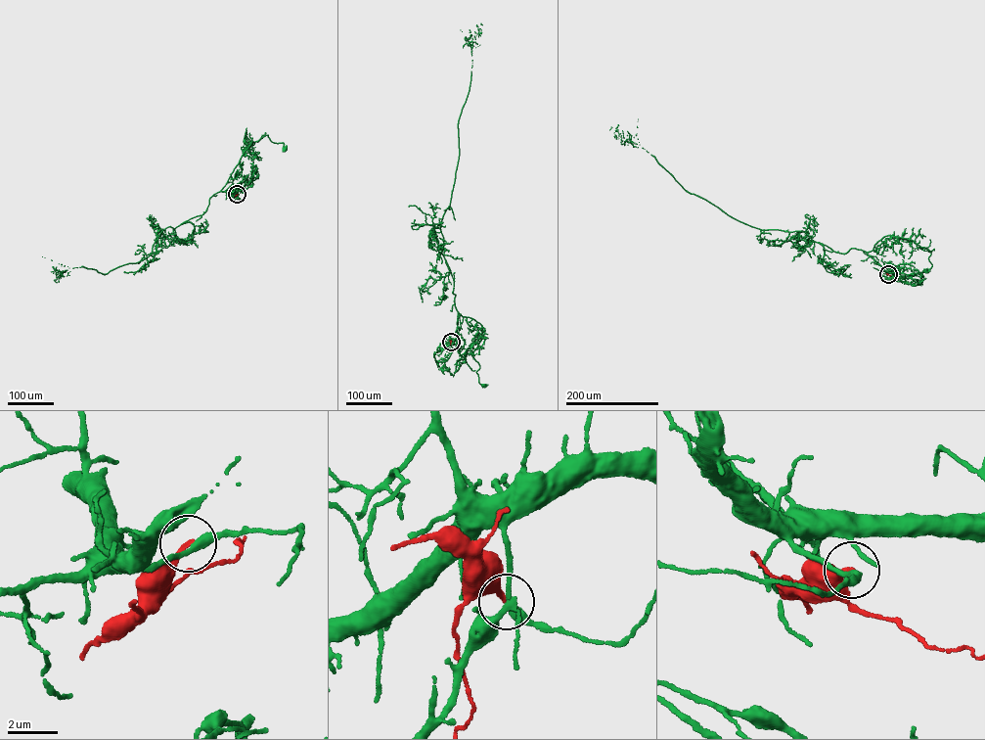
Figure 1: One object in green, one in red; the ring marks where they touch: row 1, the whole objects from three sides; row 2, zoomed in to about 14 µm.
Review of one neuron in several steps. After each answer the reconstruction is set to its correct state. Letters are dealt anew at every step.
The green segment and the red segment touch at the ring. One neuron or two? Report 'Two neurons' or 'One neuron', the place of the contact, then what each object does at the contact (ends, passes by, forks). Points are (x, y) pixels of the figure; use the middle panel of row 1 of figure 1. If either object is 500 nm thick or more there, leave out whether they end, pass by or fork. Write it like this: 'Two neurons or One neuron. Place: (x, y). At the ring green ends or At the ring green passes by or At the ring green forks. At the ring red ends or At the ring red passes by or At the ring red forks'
Two neurons. Place: (451, 342). At the ring green passes by. At the ring red ends

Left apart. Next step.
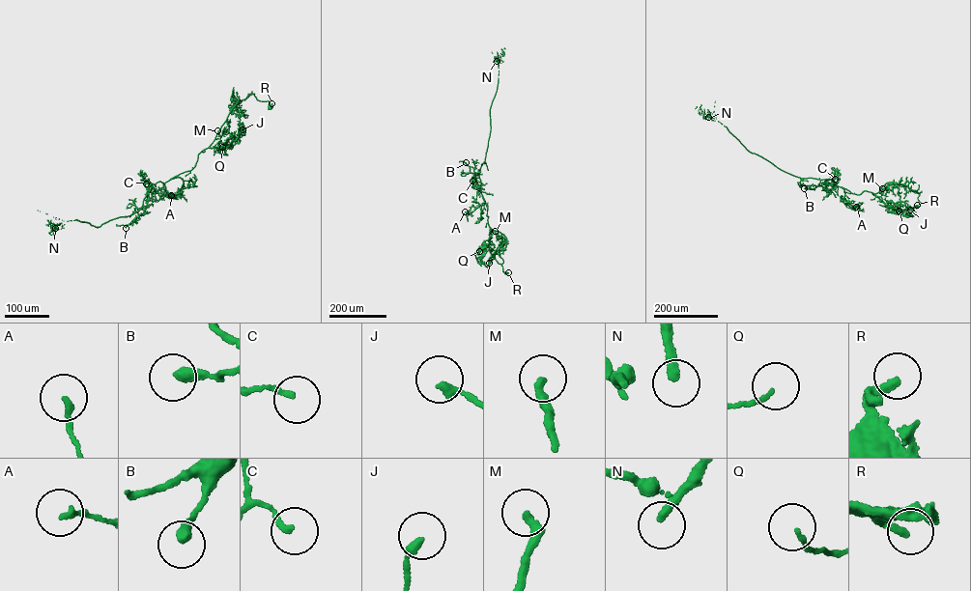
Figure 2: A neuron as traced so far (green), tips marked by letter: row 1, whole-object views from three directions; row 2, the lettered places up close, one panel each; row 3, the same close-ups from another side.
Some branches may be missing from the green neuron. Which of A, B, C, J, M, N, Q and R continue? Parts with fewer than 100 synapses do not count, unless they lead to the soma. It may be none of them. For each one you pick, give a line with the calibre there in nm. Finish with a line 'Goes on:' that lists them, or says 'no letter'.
N: 190 nm
Goes on: N

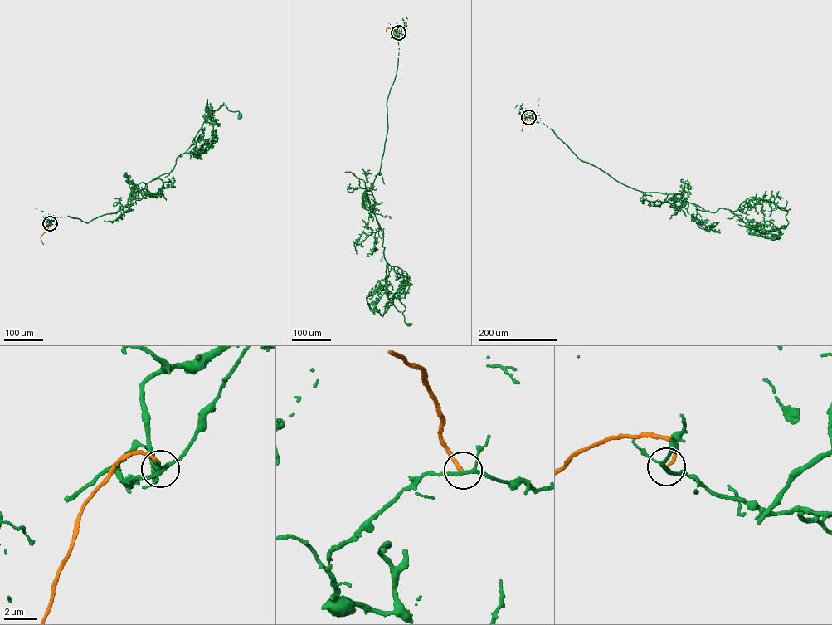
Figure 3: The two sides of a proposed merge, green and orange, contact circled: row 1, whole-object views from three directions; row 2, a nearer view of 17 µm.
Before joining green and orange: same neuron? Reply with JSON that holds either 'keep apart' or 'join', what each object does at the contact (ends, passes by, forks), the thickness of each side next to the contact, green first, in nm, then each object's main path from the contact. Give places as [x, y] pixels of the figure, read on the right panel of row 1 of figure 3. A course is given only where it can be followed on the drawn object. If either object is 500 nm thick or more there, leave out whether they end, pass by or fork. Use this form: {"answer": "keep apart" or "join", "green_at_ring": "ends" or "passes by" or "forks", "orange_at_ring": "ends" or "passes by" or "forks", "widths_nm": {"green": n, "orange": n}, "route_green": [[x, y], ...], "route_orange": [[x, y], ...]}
{"answer": "keep apart", "green_at_ring": "forks", "orange_at_ring": "ends", "widths_nm": {"green": 180, "orange": 180}, "route_green": [[528, 117], [631, 187], [678, 193], [713, 212], [735, 211], [750, 197], [770, 200], [787, 212], [784, 227]], "route_orange": [[528, 117], [523, 120], [521, 131]]}

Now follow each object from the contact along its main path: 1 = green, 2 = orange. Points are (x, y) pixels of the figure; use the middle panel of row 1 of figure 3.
1: (398, 32), (396, 74), (386, 101), (387, 130), (372, 191), (385, 260), (406, 274), (399, 297), (408, 324)
2: (398, 32), (387, 27), (386, 31)

